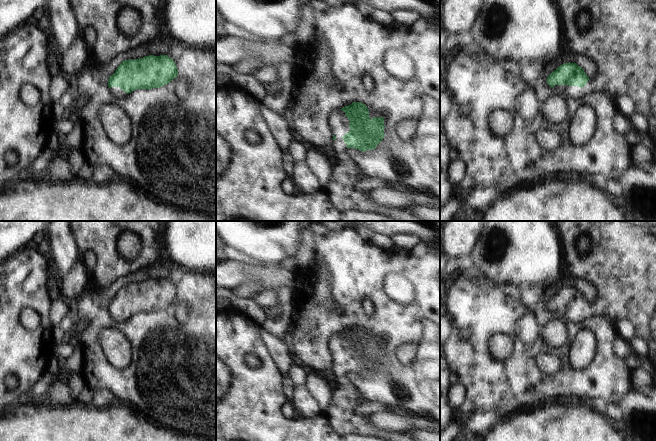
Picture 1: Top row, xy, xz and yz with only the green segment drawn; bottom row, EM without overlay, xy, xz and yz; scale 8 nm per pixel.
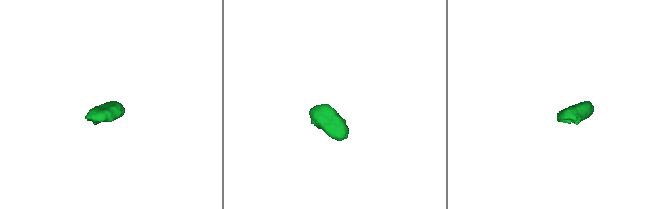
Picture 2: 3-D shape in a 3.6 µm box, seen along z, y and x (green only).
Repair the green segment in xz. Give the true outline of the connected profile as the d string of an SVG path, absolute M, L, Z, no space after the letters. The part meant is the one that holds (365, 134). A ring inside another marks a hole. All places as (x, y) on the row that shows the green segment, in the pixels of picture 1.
M361 102L335 110L329 117L333 133L336 165L325 189L334 207L340 211L368 211L391 217L398 221L423 221L413 216L407 207L383 207L374 203L369 191L356 191L354 184L363 176L354 161L347 154L348 148L362 152L374 150L383 140L384 118L369 117L367 106Z

